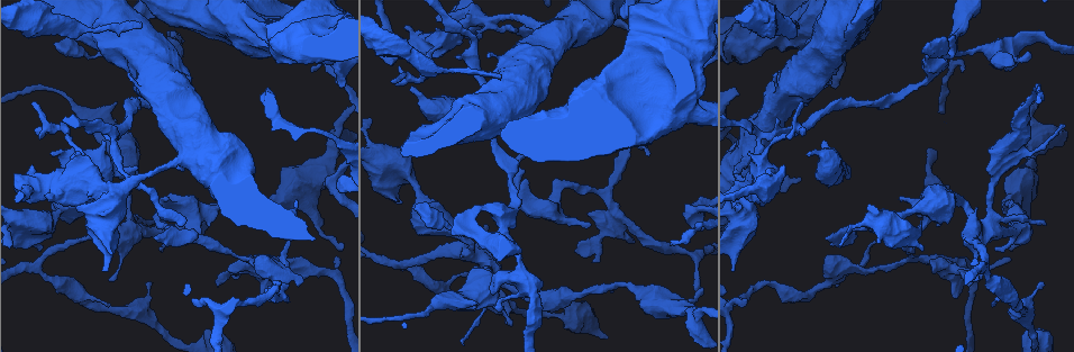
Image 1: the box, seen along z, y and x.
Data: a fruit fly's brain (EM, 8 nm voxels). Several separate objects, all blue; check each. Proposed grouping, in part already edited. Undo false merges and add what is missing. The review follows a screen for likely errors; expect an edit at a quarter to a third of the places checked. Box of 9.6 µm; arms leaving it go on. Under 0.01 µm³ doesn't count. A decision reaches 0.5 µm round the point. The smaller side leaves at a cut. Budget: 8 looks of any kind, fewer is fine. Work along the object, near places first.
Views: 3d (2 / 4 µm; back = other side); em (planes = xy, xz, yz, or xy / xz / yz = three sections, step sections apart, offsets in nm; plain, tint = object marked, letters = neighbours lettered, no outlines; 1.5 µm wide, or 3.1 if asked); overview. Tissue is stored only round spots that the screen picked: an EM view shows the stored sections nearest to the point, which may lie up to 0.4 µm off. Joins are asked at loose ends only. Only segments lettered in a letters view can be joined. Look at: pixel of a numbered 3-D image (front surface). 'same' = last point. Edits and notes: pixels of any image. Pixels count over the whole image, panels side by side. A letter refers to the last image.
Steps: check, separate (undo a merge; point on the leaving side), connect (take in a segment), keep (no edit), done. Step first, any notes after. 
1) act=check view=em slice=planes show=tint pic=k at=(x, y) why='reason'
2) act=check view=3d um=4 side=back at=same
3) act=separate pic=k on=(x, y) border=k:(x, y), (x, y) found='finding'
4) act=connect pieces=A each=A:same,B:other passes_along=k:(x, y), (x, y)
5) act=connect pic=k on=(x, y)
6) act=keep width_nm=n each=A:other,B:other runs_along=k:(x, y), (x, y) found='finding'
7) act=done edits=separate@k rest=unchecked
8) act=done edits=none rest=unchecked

act=check view=em slice=yz step=4 show=letters pic=1 at=(325, 235) why='a narrow waist'

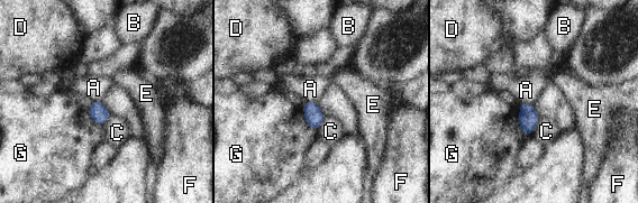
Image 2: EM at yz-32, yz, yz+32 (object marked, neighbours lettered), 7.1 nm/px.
act=keep each=A:other,B:other,C:other,D:other,E:other,F:other,G:other found='one cell here'

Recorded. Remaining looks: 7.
act=check view=em slice=planes show=letters pic=1 at=(187, 220) why='free end'

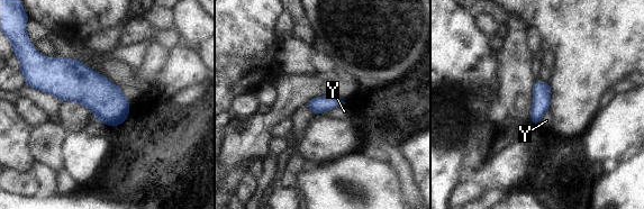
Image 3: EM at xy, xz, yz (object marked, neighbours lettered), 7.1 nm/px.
act=keep width_nm=110 each=Y:other border=3:(345, 102), (319, 114) found='none of them fits'

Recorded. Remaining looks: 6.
act=check view=3d um=2 pic=1 at=(155, 236) why='an open end'

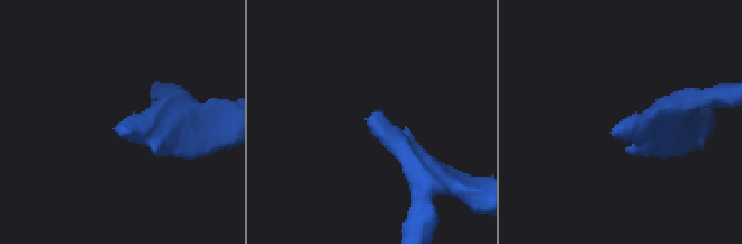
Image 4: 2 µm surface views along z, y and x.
act=check view=em slice=xz step=8 show=letters pic=4 at=(371, 114) why='need the tissue'

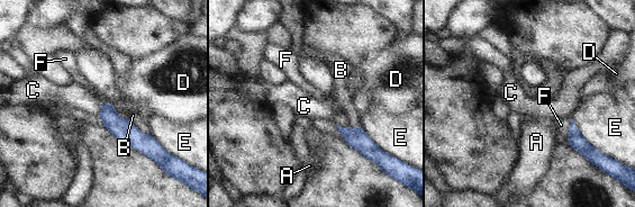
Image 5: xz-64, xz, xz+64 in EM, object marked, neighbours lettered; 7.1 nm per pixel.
act=keep each=A:other,B:other,C:other,D:other,E:other,F:other runs_along=5:(103, 106), (130, 136), (152, 146) found='none of them fits'

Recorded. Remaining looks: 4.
act=done edits=none rest=unchecked

